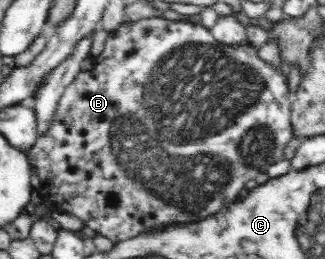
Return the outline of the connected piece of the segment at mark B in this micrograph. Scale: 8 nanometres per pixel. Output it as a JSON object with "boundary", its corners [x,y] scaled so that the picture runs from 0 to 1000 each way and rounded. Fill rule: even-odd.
{"boundary":[[[489,62],[406,89],[378,85],[357,116],[357,135],[329,147],[286,270],[243,278],[200,340],[175,394],[151,502],[117,525],[108,564],[80,591],[95,649],[114,656],[114,683],[126,699],[132,780],[175,822],[237,838],[258,869],[360,938],[434,911],[440,896],[471,896],[477,880],[625,853],[692,803],[708,776],[735,768],[735,749],[760,734],[763,703],[809,703],[809,687],[822,687],[822,672],[809,668],[822,668],[831,641],[880,614],[877,571],[905,529],[883,290],[858,255],[809,236],[794,193],[769,166],[723,178],[686,170],[652,135],[643,108],[594,73],[585,85],[526,81]]]}

